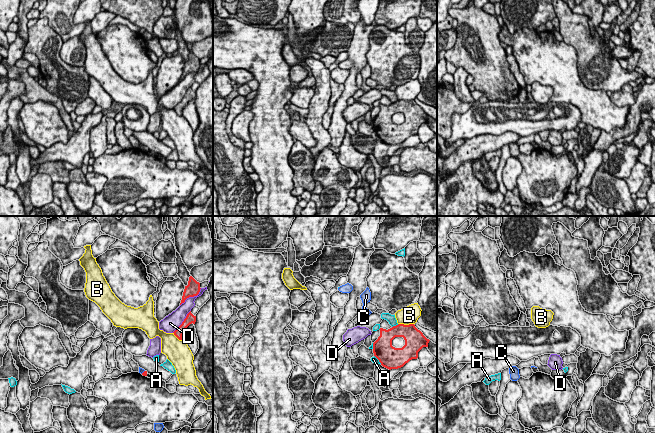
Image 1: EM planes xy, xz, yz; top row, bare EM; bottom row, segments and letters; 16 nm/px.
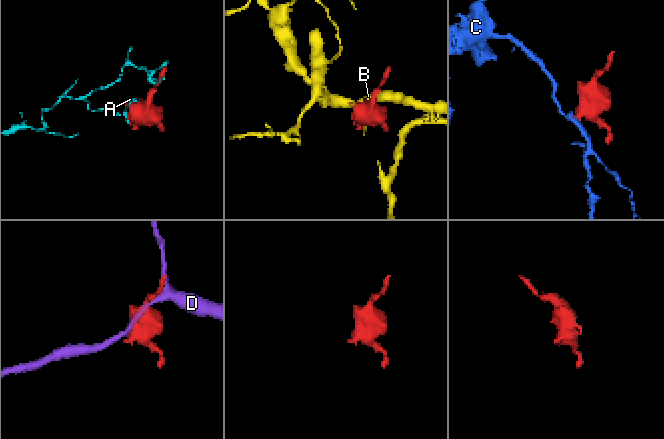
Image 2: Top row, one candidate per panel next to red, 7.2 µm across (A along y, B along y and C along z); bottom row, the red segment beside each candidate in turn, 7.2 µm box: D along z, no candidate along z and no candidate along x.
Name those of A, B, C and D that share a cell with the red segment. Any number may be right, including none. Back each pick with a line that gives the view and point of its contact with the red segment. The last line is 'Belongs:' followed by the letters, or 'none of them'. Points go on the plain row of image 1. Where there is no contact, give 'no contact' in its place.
Belongs: none of them

